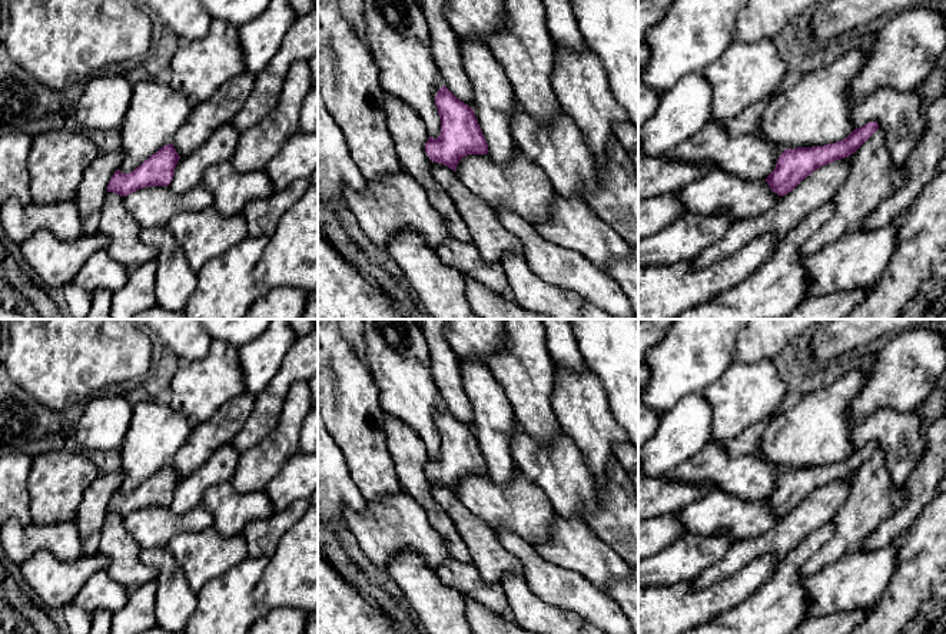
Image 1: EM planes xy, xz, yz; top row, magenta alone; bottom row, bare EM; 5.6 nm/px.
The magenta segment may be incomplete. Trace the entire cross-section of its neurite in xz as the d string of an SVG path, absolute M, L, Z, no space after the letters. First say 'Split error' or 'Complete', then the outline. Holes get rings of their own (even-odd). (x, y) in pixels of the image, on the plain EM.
Complete. M445 406L437 412L435 425L441 438L441 454L437 459L429 457L425 464L425 472L431 482L442 484L457 492L464 477L488 474L487 461L474 431L468 425L457 419Z

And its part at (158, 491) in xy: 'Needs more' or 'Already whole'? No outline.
Already whole

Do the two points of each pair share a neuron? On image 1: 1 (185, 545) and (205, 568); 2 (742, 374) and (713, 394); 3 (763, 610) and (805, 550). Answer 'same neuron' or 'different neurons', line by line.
1: same neuron
2: same neuron
3: same neuron

